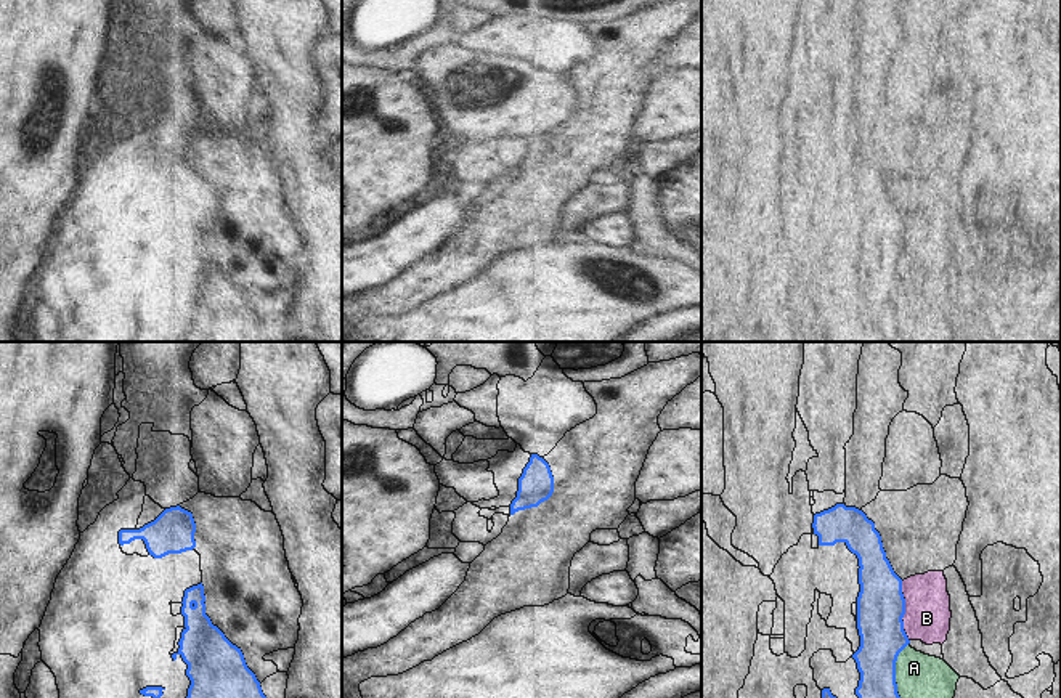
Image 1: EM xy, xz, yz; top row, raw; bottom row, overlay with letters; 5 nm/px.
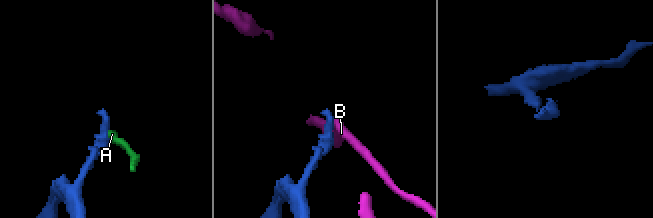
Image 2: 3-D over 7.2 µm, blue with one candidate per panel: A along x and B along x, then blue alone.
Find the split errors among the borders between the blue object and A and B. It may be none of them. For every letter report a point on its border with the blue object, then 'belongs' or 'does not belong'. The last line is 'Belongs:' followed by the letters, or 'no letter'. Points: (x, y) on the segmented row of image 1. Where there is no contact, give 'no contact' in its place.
A: meets blue in yz at (894, 671); does not belong
B: meets blue in yz at (904, 612); does not belong
Belongs: no letter

